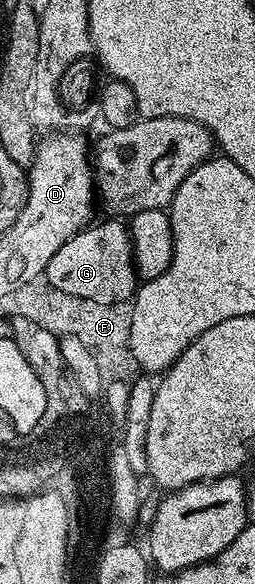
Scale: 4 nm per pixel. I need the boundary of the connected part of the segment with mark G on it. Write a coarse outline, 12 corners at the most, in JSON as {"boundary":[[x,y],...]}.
{"boundary":[[127,224],[87,225],[45,282],[72,297],[127,302],[136,252]]}

